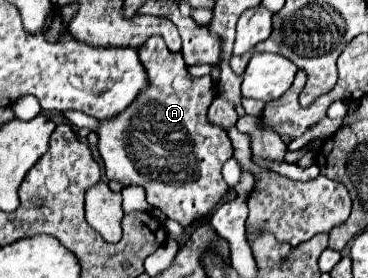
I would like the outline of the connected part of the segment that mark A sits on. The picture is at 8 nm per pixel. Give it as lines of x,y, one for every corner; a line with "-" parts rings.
151,36
139,48
139,58
147,68
151,84
147,92
143,92
143,96
139,96
139,100
135,100
135,104
131,104
127,112
123,112
123,116
101,122
97,130
97,146
109,180
117,180
123,186
143,186
147,190
149,204
153,208
159,208
167,218
177,220
185,228
209,214
230,190
223,180
221,168
229,158
233,158
233,146
227,132
221,126
209,124
207,120
207,108
215,98
211,76
193,78
187,70
183,54
167,50
161,36

